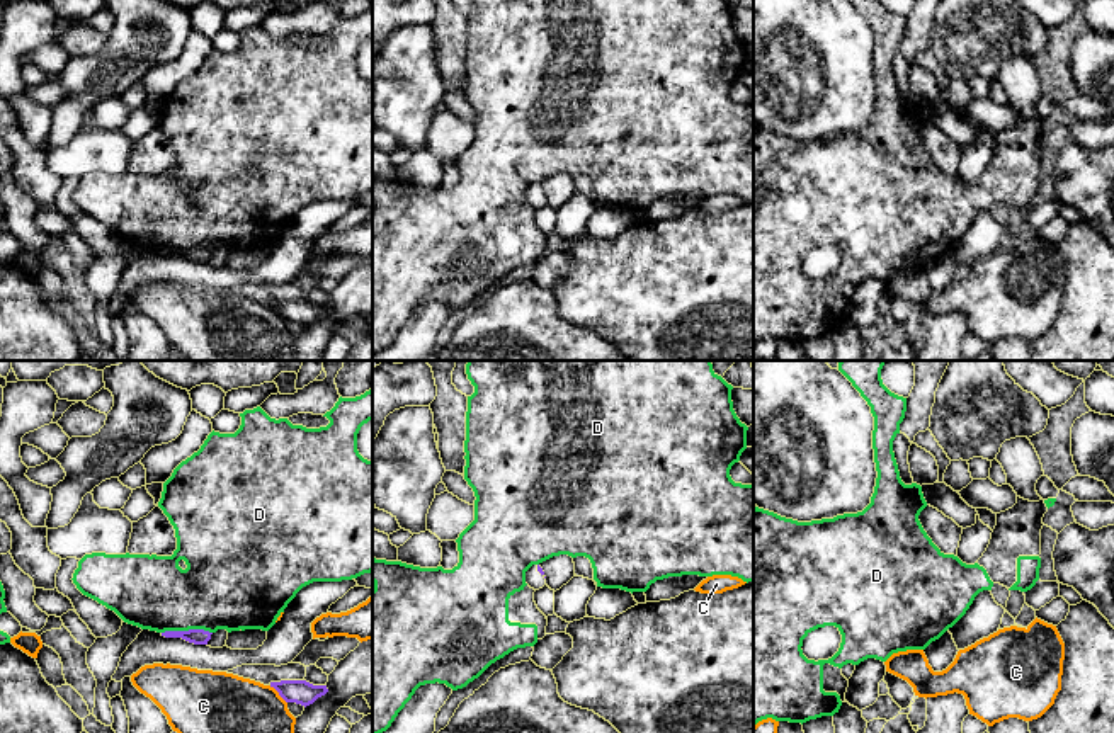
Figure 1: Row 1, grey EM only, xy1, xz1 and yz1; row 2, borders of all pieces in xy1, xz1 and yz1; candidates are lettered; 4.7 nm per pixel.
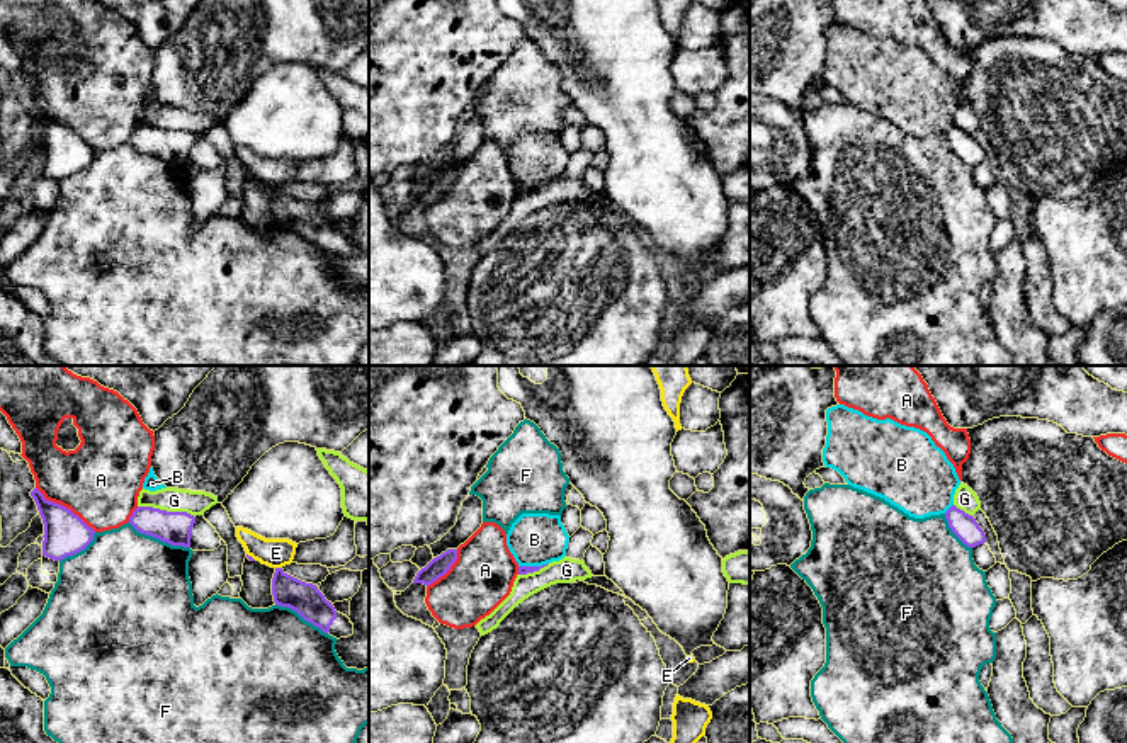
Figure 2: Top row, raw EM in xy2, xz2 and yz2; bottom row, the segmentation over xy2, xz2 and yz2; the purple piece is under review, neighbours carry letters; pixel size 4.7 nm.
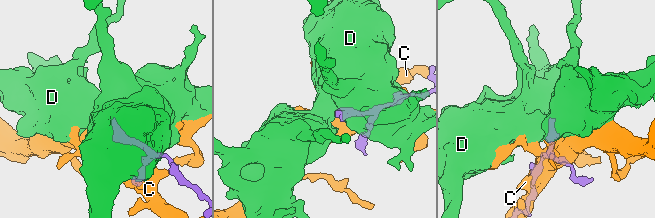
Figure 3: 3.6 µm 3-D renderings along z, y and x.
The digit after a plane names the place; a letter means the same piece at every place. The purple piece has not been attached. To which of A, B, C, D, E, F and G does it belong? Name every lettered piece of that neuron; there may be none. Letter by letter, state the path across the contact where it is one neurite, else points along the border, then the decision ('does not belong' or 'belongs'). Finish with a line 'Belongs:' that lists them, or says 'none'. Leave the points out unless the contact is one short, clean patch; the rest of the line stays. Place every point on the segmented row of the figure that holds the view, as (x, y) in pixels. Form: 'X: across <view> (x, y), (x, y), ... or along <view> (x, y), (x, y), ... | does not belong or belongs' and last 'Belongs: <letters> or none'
A: does not belong
B: along yz2 (952, 504), (944, 512) | does not belong
C: does not belong
D: along xy1 (211, 631), (165, 630), (162, 633) | does not belong
E: along xy2 (276, 567), (281, 568) | does not belong
F: does not belong
G: along xy2 (138, 505), (186, 510), (194, 517) | does not belong
Belongs: none

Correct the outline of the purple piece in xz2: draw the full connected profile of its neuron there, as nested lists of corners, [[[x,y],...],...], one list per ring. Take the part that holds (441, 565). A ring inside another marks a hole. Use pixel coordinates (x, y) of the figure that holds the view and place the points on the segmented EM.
[[[447,549],[440,556],[433,558],[425,568],[422,568],[413,583],[432,585],[444,576],[457,559],[457,549]]]

